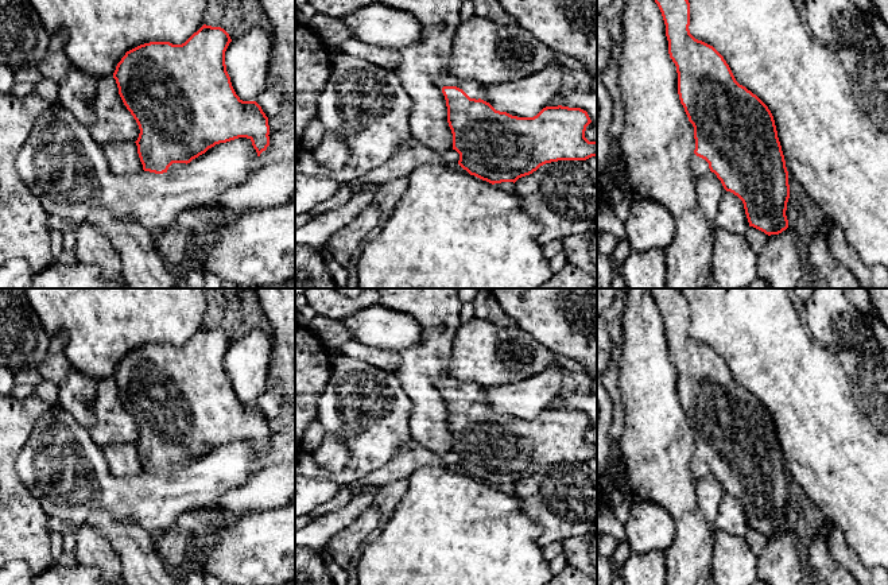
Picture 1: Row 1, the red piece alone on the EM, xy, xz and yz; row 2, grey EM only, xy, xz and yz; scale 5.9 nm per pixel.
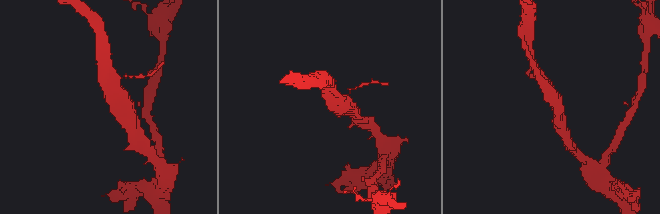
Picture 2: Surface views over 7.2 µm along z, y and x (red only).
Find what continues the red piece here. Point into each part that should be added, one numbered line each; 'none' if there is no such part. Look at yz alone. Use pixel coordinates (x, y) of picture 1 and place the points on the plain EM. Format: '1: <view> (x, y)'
1: yz (700, 468)

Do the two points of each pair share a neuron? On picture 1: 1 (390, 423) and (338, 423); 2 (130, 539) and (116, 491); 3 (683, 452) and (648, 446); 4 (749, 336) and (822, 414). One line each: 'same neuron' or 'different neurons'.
1: same neuron
2: different neurons
3: same neuron
4: same neuron

